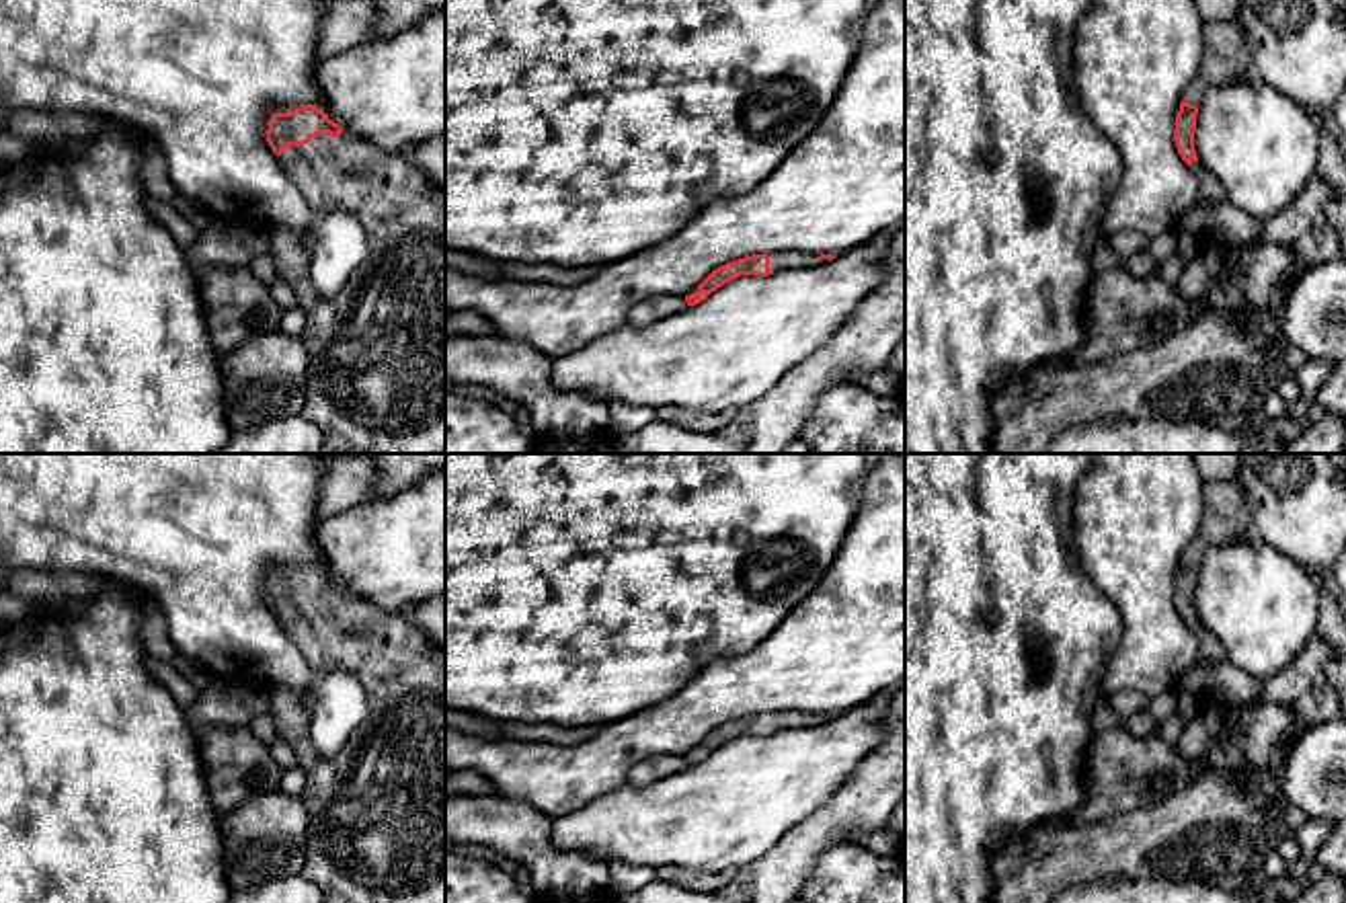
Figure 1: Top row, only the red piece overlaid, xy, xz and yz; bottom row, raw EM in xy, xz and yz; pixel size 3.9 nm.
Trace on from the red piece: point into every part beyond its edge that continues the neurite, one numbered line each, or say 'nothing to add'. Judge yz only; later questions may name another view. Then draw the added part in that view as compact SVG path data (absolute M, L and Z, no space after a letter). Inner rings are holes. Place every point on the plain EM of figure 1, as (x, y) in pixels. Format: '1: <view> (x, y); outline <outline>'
1: yz (1225, 520); outline M1233 476L1229 480L1211 480L1204 482L1204 519L1182 552L1182 560L1200 566L1209 548L1219 548L1225 544L1248 540L1252 525L1245 511L1243 486Z
2: yz (1209, 649); outline M1192 622L1190 628L1198 640L1196 665L1209 665L1225 659L1221 642L1204 624Z

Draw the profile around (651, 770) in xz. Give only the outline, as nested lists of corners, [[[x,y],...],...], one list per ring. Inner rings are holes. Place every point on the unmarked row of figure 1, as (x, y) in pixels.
[[[655,755],[642,759],[630,770],[628,784],[650,786],[667,776],[673,776],[687,768],[685,755]]]

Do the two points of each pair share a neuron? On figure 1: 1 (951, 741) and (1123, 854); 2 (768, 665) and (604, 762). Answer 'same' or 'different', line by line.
1: different
2: same

